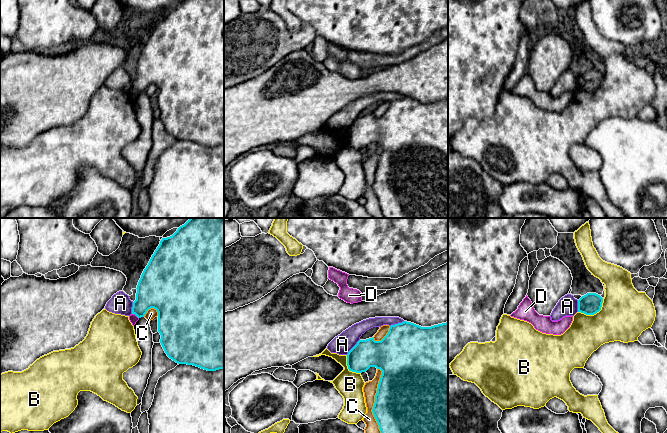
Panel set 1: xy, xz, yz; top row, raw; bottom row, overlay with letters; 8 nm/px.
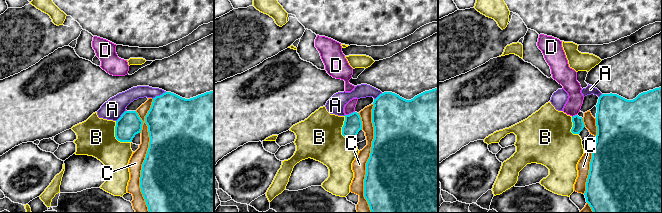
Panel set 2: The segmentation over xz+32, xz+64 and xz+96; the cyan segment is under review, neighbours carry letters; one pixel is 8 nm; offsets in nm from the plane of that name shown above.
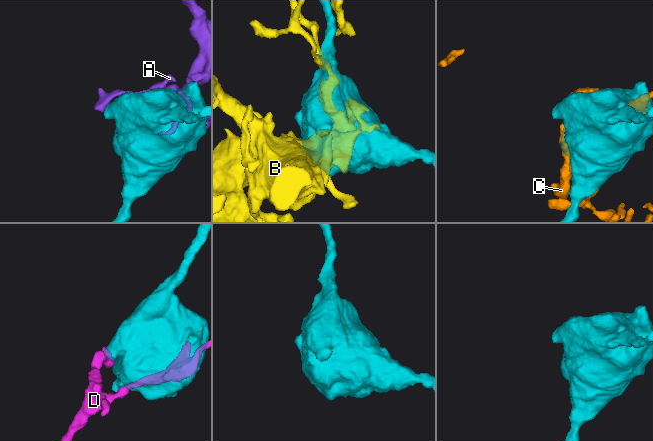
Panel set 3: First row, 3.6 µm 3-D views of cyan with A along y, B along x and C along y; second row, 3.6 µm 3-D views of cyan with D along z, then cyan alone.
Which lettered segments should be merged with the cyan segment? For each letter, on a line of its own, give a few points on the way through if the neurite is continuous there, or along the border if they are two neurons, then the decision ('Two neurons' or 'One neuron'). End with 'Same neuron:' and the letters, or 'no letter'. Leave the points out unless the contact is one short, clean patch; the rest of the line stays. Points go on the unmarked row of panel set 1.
A: Two neurons
B: Two neurons
C: Two neurons
D: Boundary: xy (132, 89), (138, 94). Two neurons
Same neuron: no letter

